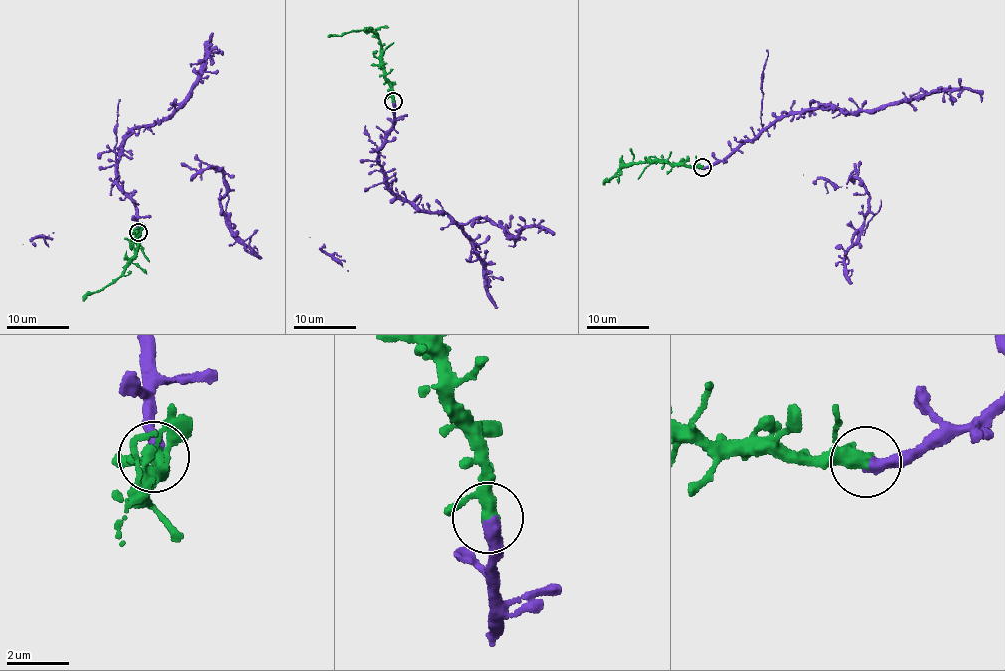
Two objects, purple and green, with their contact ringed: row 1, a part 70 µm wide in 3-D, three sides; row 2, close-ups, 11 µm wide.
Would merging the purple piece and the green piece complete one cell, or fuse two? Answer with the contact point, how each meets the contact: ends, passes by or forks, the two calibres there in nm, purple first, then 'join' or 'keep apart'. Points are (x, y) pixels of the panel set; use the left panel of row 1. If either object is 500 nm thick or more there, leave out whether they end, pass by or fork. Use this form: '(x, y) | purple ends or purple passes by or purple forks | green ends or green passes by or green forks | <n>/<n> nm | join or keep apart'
(138, 232) | purple ends | green forks | 400/280 nm | join

